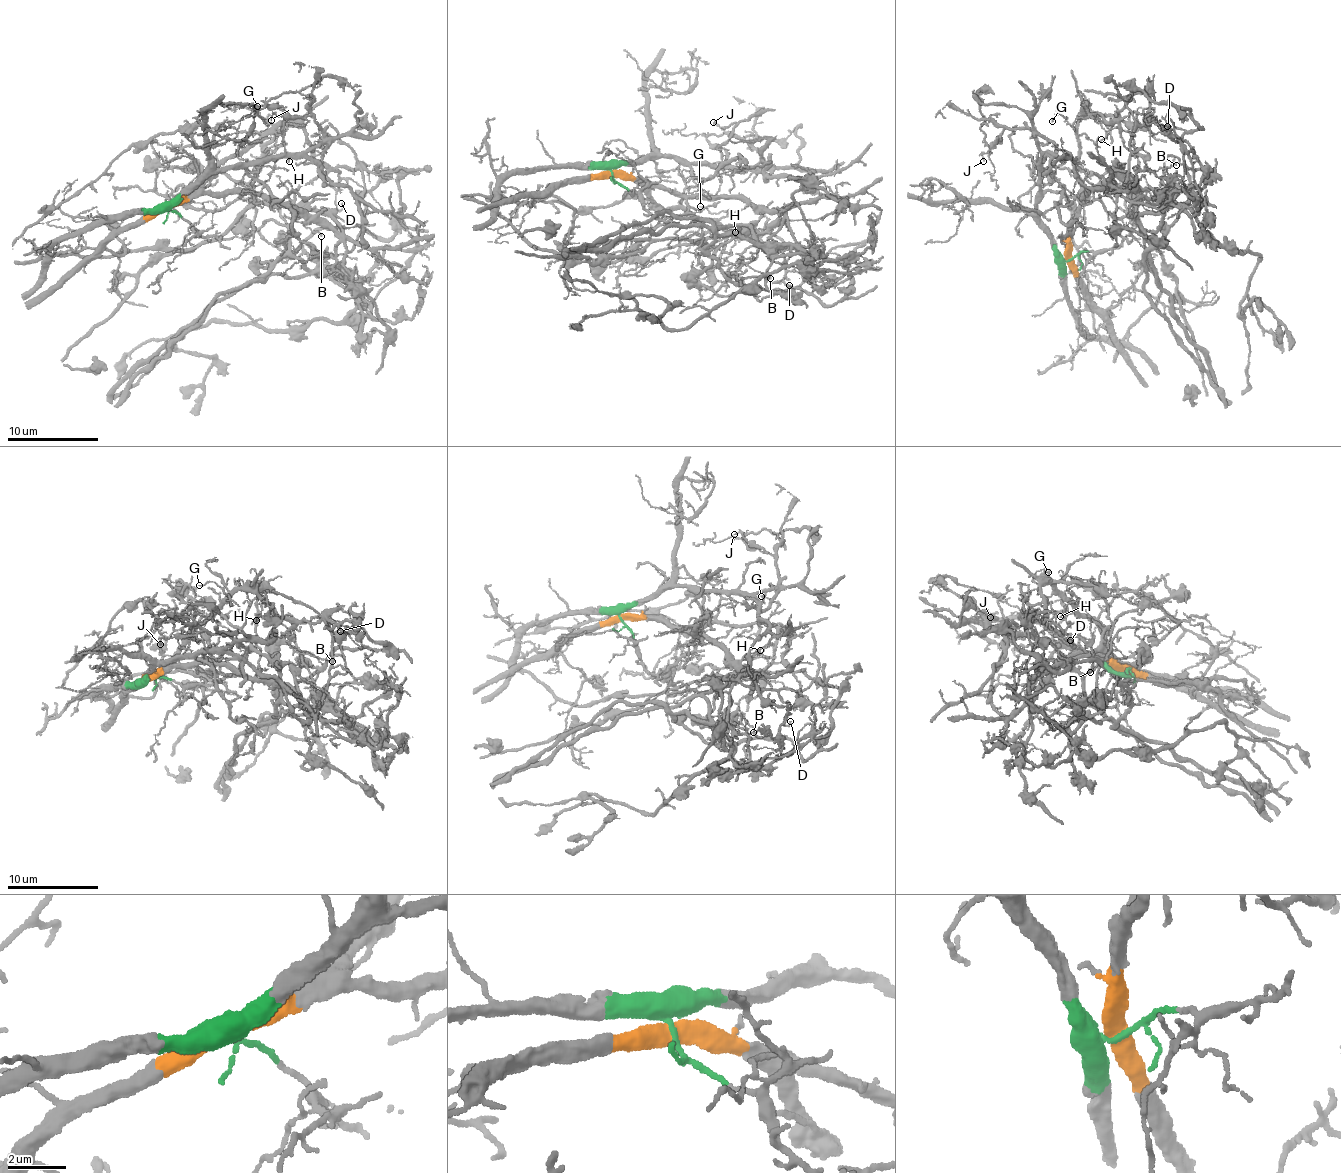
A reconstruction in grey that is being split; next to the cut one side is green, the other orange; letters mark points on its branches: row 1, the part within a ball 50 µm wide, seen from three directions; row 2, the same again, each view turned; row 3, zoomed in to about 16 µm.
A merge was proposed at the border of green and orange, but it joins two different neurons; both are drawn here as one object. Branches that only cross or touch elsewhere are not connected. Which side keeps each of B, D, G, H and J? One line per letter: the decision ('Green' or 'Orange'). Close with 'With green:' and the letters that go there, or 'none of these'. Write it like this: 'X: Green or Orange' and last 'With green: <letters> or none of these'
B: Orange
D: Orange
G: Orange
H: Orange
J: Green
With green: J

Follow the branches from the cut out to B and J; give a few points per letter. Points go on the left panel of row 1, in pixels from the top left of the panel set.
B: (165, 207), (277, 128), (299, 125), (323, 171), (296, 190), (290, 215), (322, 237)
J: (165, 207), (193, 191), (207, 173), (305, 156), (324, 137), (320, 124), (306, 116), (270, 119)

